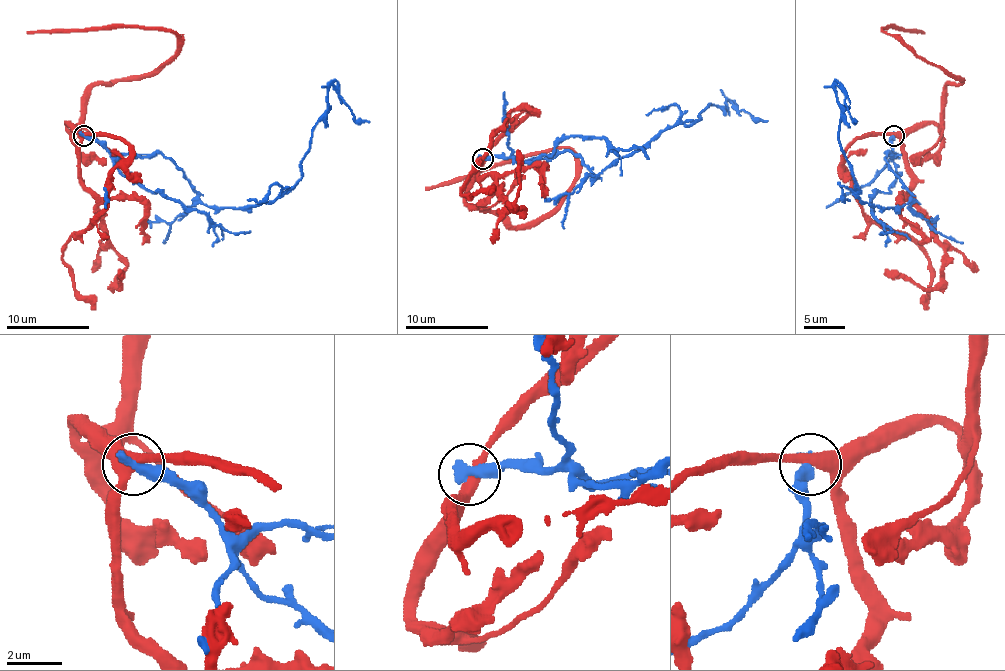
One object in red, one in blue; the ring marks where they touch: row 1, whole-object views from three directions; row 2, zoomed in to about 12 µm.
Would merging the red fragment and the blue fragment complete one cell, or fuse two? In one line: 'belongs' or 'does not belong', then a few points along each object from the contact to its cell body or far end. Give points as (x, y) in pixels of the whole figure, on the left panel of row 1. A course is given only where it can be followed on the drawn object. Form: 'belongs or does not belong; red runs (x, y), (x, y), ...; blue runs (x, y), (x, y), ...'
does not belong; red runs (84, 135), (68, 127), (82, 98), (99, 83), (148, 77), (175, 54), (177, 38), (155, 28), (26, 34); blue runs (84, 135), (113, 156), (163, 154), (210, 207), (256, 207), (301, 176), (330, 85), (357, 118), (370, 123)

